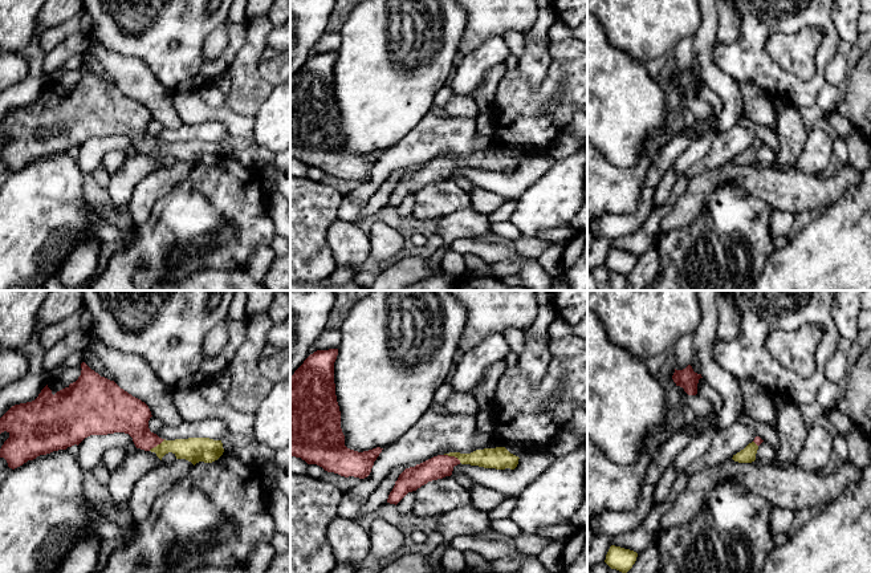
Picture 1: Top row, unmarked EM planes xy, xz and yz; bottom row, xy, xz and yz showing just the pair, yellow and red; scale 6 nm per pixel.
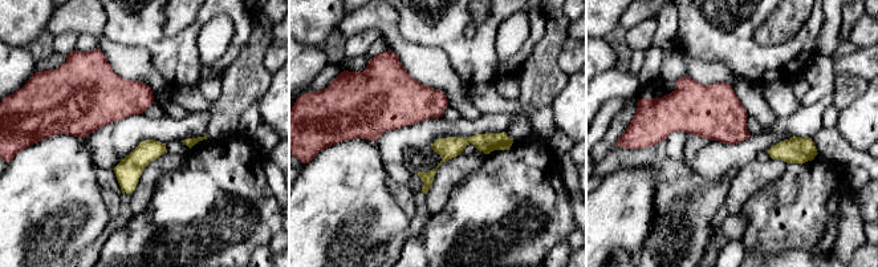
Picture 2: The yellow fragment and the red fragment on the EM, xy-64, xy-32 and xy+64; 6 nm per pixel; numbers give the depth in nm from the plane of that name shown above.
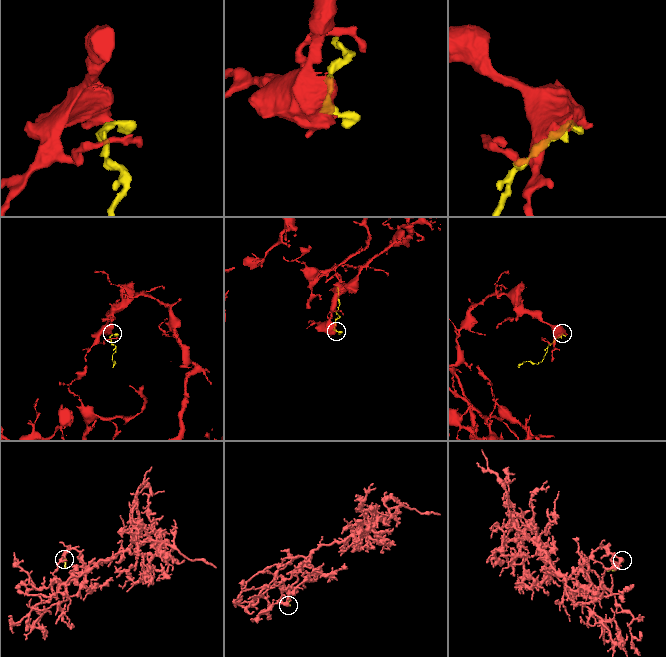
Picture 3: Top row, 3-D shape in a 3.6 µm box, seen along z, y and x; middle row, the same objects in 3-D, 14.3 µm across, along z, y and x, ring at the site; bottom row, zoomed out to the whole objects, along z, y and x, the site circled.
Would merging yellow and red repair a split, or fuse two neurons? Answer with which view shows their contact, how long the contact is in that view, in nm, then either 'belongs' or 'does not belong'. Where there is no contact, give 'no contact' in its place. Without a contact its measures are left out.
xz | 120 nm | belongs

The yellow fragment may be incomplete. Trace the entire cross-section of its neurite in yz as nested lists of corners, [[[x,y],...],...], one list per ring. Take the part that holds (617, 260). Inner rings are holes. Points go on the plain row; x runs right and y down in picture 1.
[[[611,248],[605,265],[622,276],[627,276],[635,267],[638,256],[630,252]]]

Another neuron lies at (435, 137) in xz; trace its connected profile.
[[[430,111],[420,123],[395,146],[384,150],[367,180],[347,194],[351,200],[366,202],[396,170],[420,167],[449,155],[471,157],[501,150],[493,137],[476,131],[476,118],[435,115]]]

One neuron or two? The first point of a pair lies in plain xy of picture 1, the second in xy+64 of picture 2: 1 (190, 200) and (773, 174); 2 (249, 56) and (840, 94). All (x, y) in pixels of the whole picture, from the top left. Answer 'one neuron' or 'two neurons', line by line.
1: two neurons
2: one neuron

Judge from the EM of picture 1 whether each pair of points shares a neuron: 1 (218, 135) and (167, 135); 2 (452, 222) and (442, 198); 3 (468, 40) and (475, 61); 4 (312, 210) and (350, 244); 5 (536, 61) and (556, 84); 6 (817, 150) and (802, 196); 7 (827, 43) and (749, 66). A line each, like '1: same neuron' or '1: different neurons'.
1: same neuron
2: different neurons
3: different neurons
4: different neurons
5: different neurons
6: different neurons
7: same neuron

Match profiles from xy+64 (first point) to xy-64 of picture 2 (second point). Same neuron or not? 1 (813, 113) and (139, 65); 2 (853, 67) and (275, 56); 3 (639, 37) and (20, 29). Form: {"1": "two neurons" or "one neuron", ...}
{"1": "two neurons", "2": "one neuron", "3": "two neurons"}

